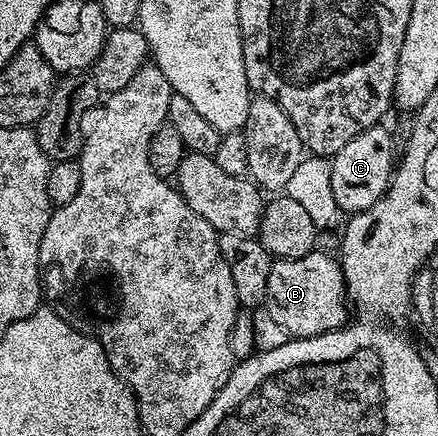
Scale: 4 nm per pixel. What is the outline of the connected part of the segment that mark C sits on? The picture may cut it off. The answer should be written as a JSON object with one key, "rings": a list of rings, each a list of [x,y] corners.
{"rings":[[[383,125],[367,127],[357,133],[357,137],[353,137],[345,149],[330,156],[330,184],[340,212],[354,213],[369,209],[386,193],[397,163],[397,148],[392,132],[385,128]]]}

